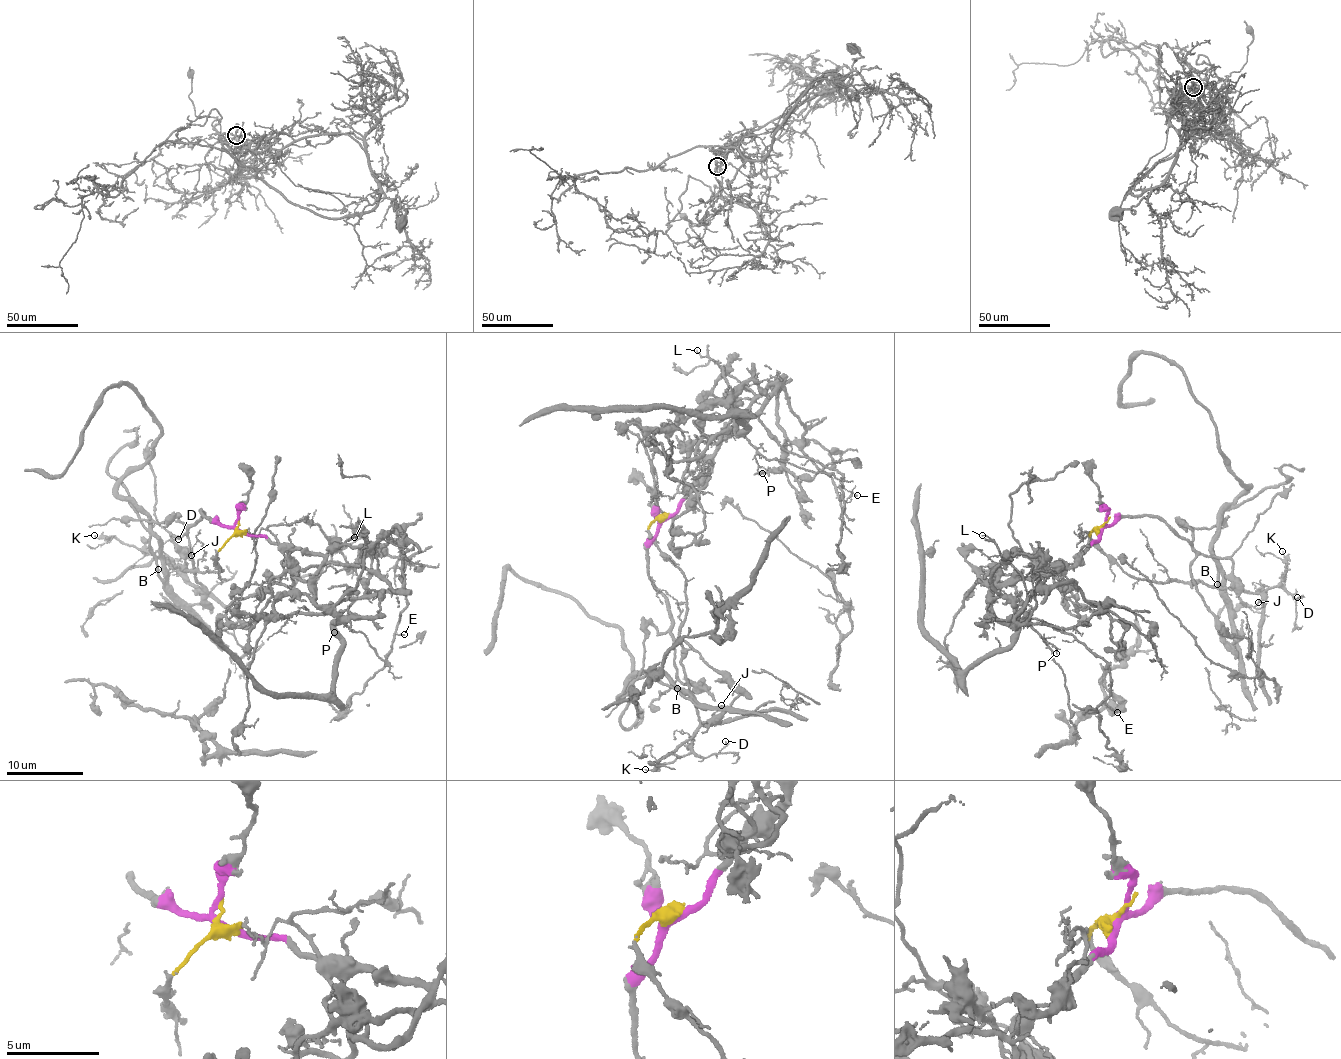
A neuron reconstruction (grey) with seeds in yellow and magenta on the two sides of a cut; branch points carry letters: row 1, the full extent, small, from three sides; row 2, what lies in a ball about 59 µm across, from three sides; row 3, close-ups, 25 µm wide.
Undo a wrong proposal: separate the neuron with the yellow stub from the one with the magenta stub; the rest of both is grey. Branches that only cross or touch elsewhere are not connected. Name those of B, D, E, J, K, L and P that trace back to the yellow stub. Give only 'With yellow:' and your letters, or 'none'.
With yellow: B, D, J, K

